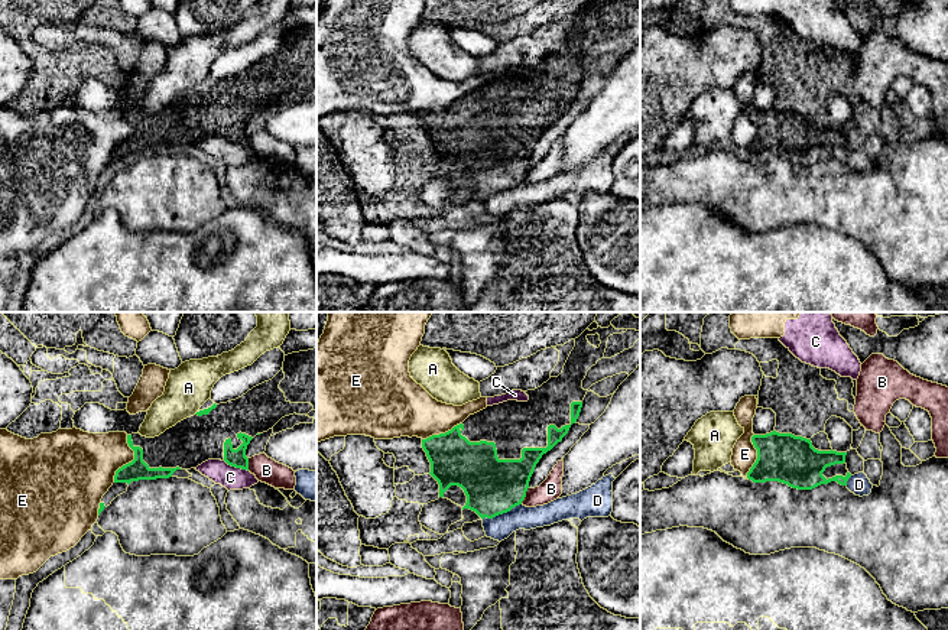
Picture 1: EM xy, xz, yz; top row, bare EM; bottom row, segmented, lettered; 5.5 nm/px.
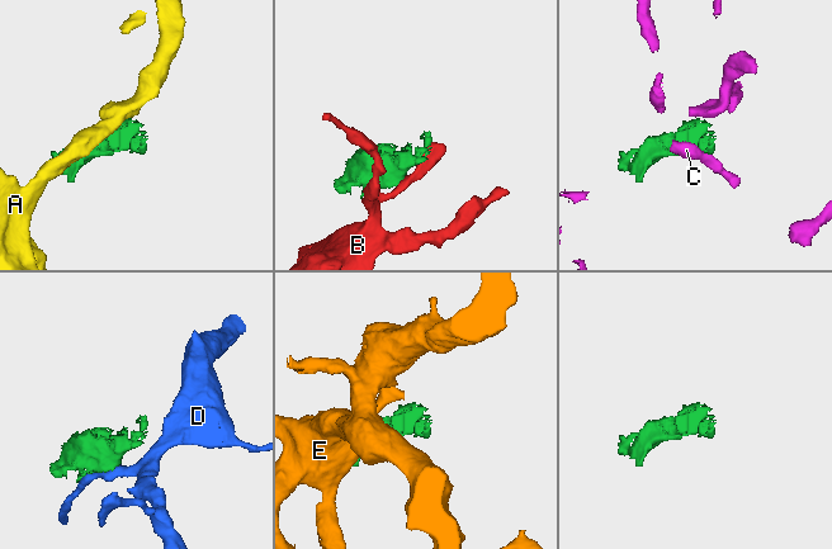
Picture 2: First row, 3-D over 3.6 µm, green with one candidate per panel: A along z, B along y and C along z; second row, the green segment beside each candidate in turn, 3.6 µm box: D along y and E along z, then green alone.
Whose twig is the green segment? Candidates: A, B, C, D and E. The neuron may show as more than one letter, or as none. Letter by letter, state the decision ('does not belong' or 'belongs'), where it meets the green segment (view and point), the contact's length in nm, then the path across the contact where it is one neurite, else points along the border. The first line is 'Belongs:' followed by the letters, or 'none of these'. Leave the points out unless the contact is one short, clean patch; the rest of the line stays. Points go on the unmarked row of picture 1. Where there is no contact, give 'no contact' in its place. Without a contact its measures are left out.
Belongs: none of these
A: does not belong; no contact
B: does not belong; contact xz (525, 172); length 100 nm
C: does not belong; contact xy (236, 143); length 150 nm; border xy (224, 136), (247, 148)
D: does not belong; contact xz (500, 190); length 240 nm
E: does not belong; contact xy (132, 137); length 280 nm

